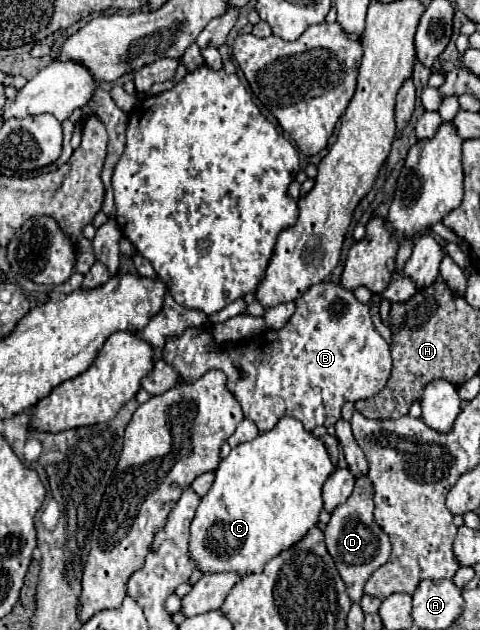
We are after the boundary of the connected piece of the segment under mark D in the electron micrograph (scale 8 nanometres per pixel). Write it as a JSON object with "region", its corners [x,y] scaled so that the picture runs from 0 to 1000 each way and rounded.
{"region":[[[758,754],[742,760],[738,783],[725,789],[721,798],[700,805],[692,811],[692,821],[679,833],[675,852],[679,852],[679,868],[683,878],[692,881],[700,903],[708,916],[721,925],[721,938],[738,957],[746,957],[758,944],[758,929],[767,916],[796,900],[808,884],[813,884],[813,856],[808,849],[792,840],[792,833],[779,827],[779,786],[775,786],[775,763]]]}

